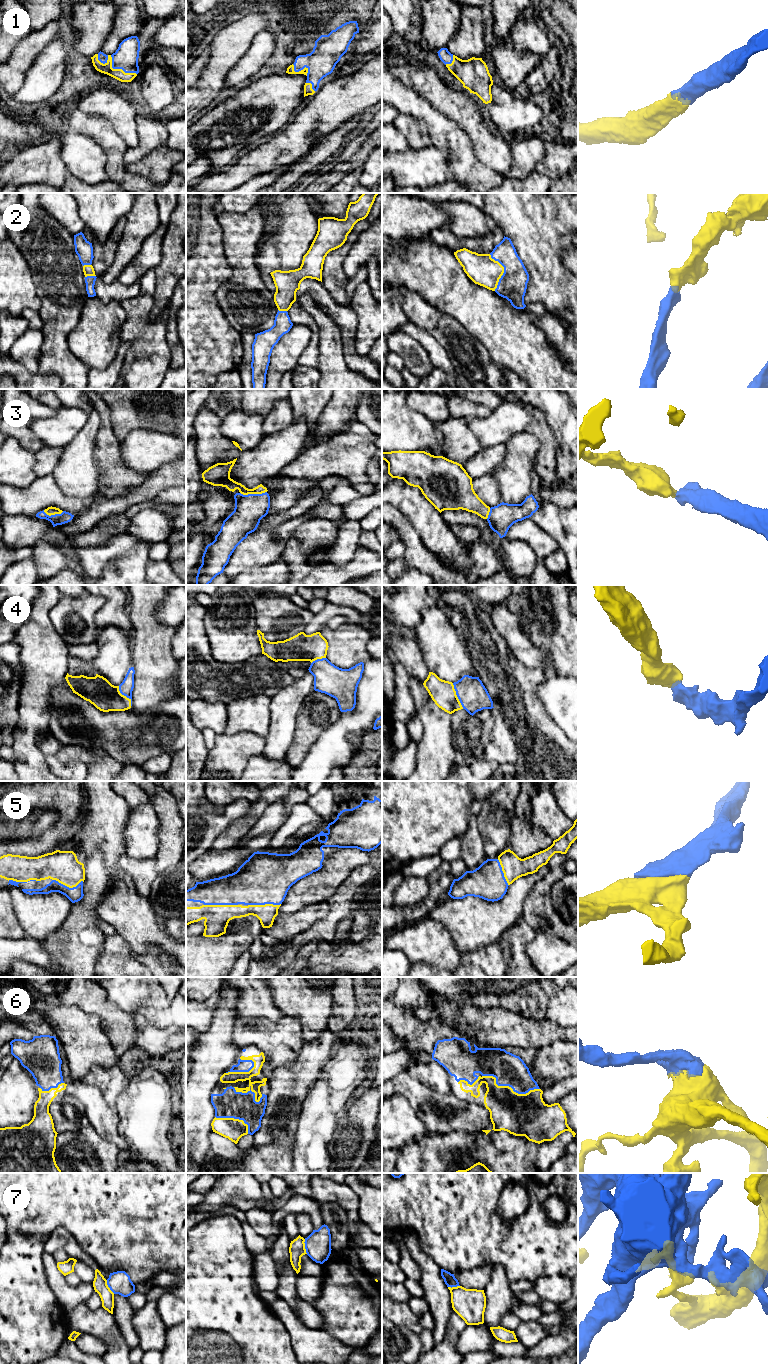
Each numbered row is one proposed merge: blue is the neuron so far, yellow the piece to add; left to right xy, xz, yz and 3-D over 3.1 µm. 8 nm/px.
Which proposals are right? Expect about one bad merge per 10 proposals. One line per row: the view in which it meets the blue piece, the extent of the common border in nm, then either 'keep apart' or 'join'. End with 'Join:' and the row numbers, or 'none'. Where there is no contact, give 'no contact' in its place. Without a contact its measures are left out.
1: meets blue in xy; contact 260 nm long; join
2: meets blue in yz; contact 300 nm long; join
3: meets blue in xz; contact 220 nm long; join
4: meets blue in yz; contact 220 nm long; join
5: meets blue in xz; contact 280 nm long; join
6: meets blue in yz; contact 480 nm long; join
7: meets blue in xz; contact 120 nm long; keep apart
Join: 1, 2, 3, 4, 5, 6

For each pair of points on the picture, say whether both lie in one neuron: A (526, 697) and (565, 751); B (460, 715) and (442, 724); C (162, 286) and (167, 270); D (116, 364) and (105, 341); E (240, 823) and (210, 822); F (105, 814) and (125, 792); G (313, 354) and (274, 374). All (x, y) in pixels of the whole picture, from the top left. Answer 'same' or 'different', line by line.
A: same
B: different
C: same
D: different
E: different
F: different
G: different

